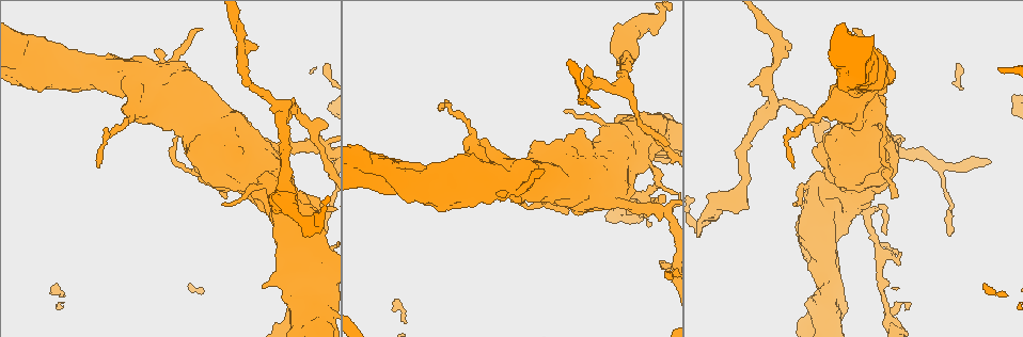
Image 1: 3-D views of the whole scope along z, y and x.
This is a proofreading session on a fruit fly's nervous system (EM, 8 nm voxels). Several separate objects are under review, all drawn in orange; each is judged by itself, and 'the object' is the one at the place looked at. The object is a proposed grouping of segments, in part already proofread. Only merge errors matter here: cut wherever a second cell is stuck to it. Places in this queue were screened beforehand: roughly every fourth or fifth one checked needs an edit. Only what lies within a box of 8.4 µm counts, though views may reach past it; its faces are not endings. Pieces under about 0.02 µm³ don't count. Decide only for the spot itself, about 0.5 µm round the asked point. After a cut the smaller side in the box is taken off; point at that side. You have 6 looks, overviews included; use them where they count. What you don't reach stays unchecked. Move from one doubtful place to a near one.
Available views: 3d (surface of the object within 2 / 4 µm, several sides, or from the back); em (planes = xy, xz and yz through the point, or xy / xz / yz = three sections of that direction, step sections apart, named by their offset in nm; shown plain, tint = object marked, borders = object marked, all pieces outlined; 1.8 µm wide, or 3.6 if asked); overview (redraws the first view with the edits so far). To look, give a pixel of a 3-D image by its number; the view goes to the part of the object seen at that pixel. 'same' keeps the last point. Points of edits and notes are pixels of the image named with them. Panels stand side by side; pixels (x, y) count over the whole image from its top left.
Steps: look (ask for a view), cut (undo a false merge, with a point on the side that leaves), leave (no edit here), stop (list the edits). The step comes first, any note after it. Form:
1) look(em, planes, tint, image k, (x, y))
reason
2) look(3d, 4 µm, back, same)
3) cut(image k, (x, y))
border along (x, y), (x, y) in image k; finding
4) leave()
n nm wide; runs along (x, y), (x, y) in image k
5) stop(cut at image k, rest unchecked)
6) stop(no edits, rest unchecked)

look(em, planes, tint, image 1, (885, 313))

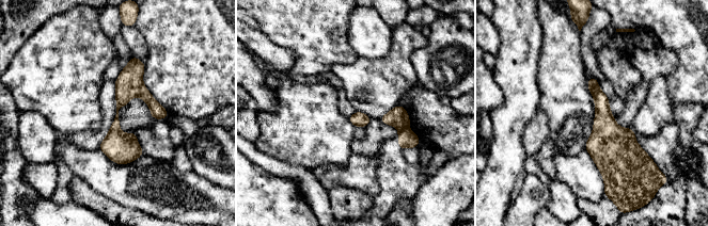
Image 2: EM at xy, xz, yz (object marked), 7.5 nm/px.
cut(image 2, (398, 117))
110 nm wide; a second cell is stuck on

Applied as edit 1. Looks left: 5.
look(overview)
see it whole again

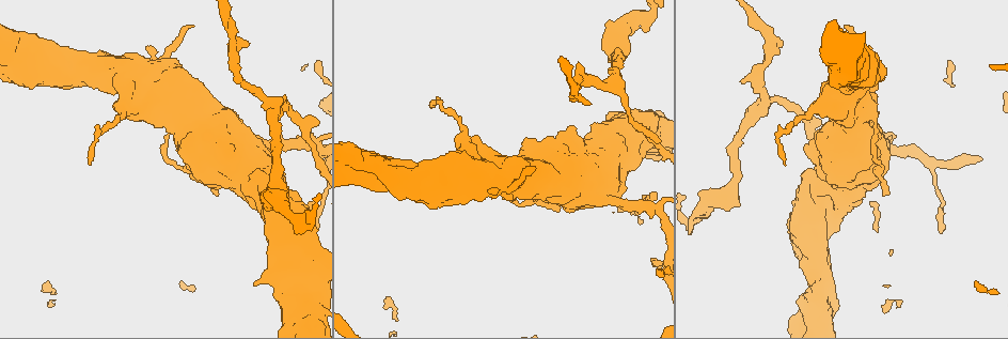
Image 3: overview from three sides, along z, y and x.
look(em, 3.6 µm, planes, tint, image 3, (594, 195))
thick turns thin

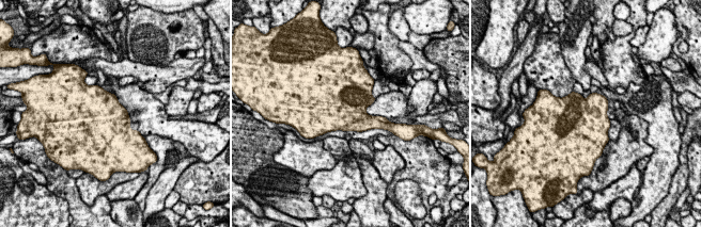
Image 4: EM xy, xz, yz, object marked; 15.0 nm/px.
leave()
continuous, no second cell

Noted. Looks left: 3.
look(3d, 4 µm, image 3, (287, 213))
abrupt turn

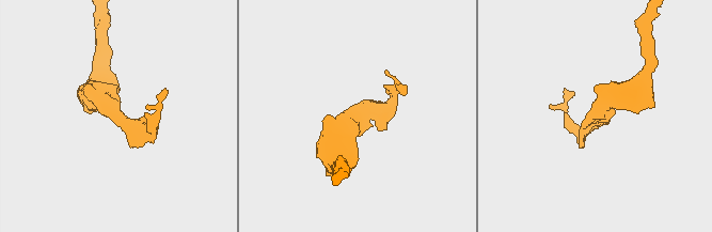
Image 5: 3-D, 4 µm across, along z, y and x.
look(em, xz, step 4, tint, image 5, (589, 122))
shape alone is not enough

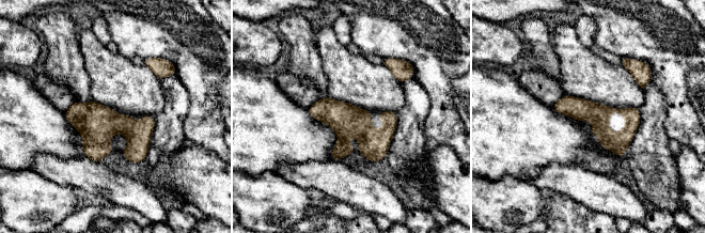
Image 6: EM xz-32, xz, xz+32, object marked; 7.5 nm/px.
look(em, planes, tint, same)
another direction

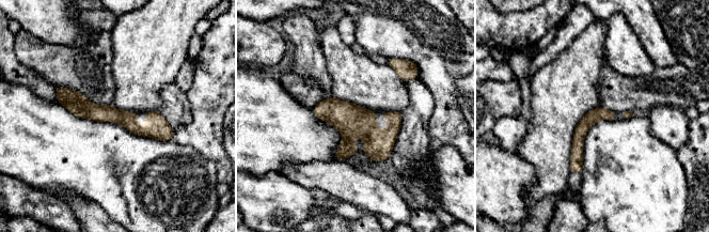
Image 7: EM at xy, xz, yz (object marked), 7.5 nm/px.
leave()
100 nm wide; runs along (59, 89), (84, 109), (170, 136) in image 7; all the same cell

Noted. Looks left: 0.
stop(cut at image 2, rest unchecked)

